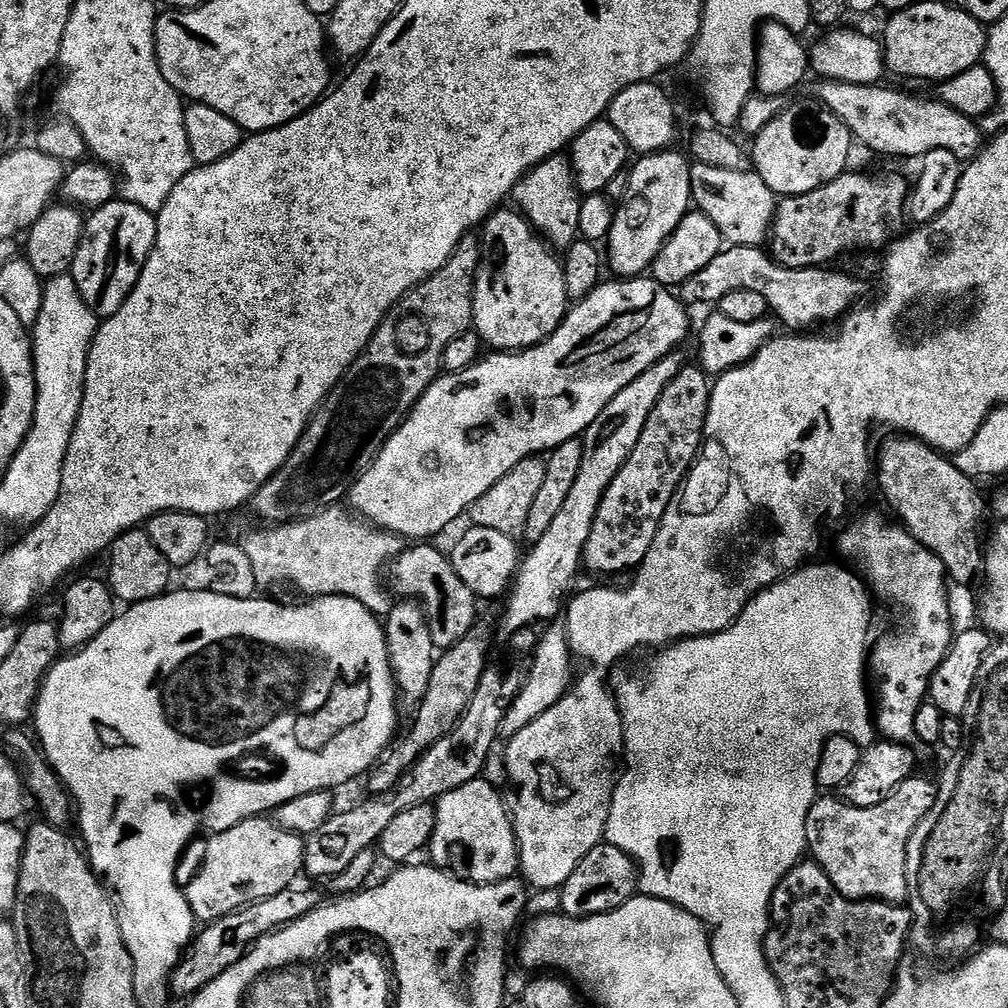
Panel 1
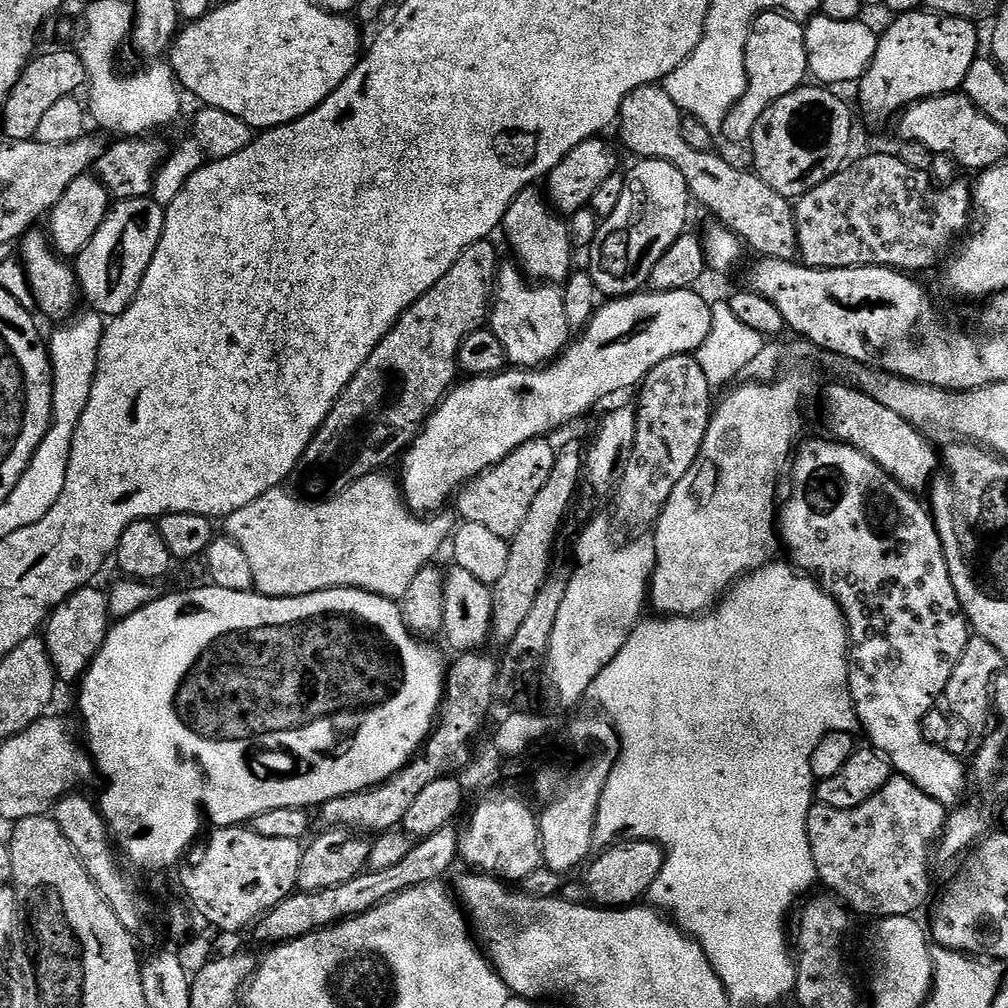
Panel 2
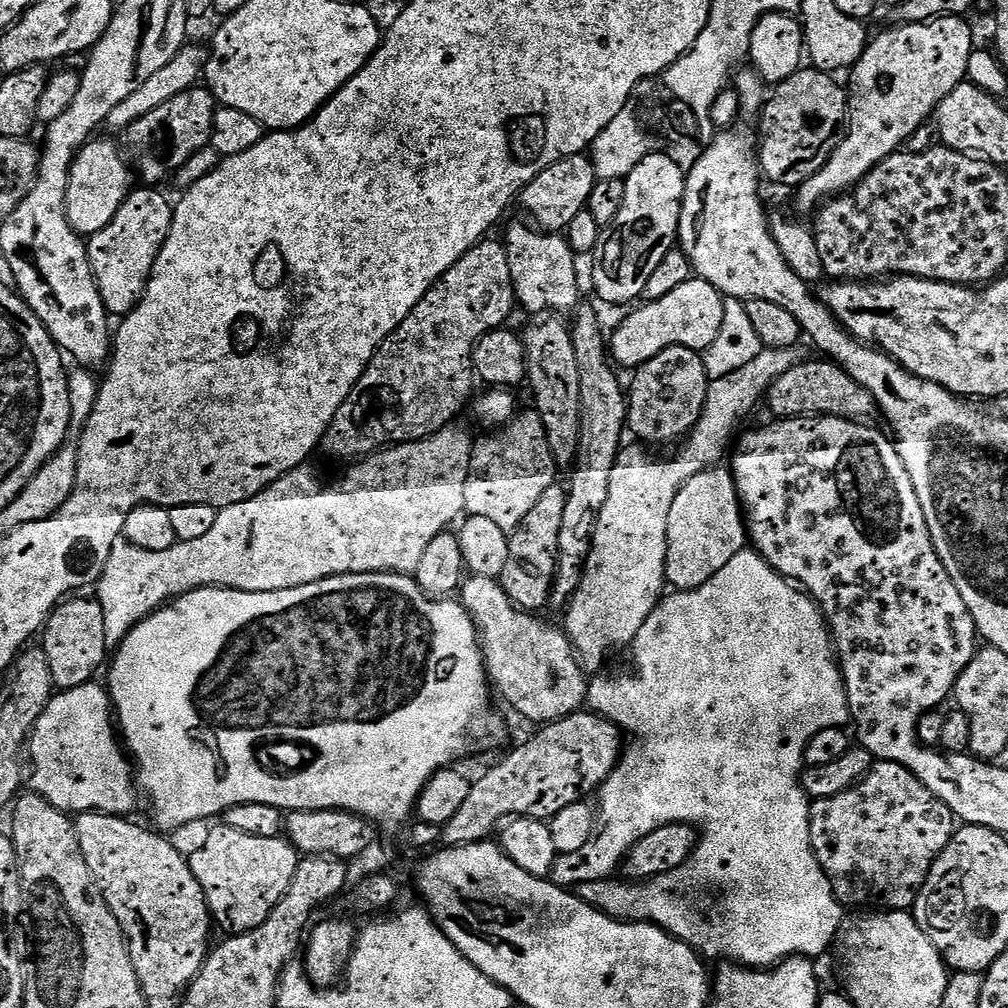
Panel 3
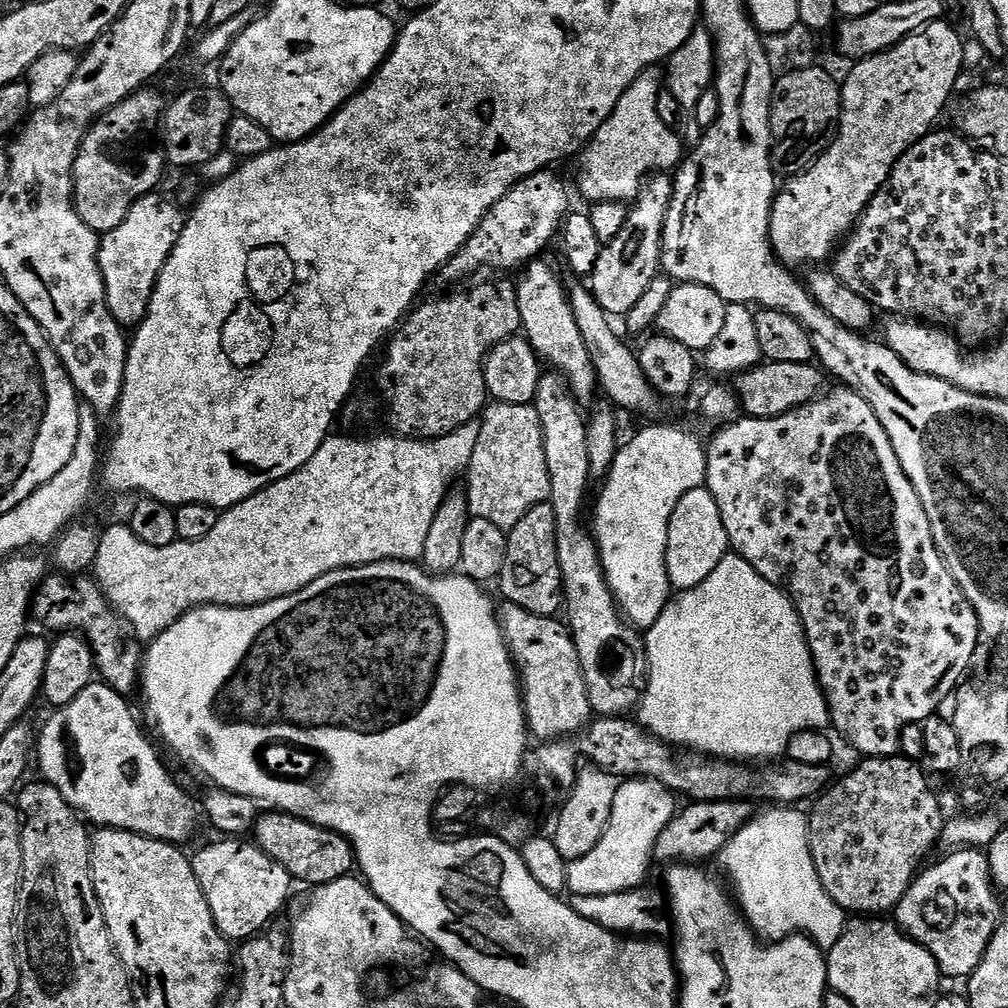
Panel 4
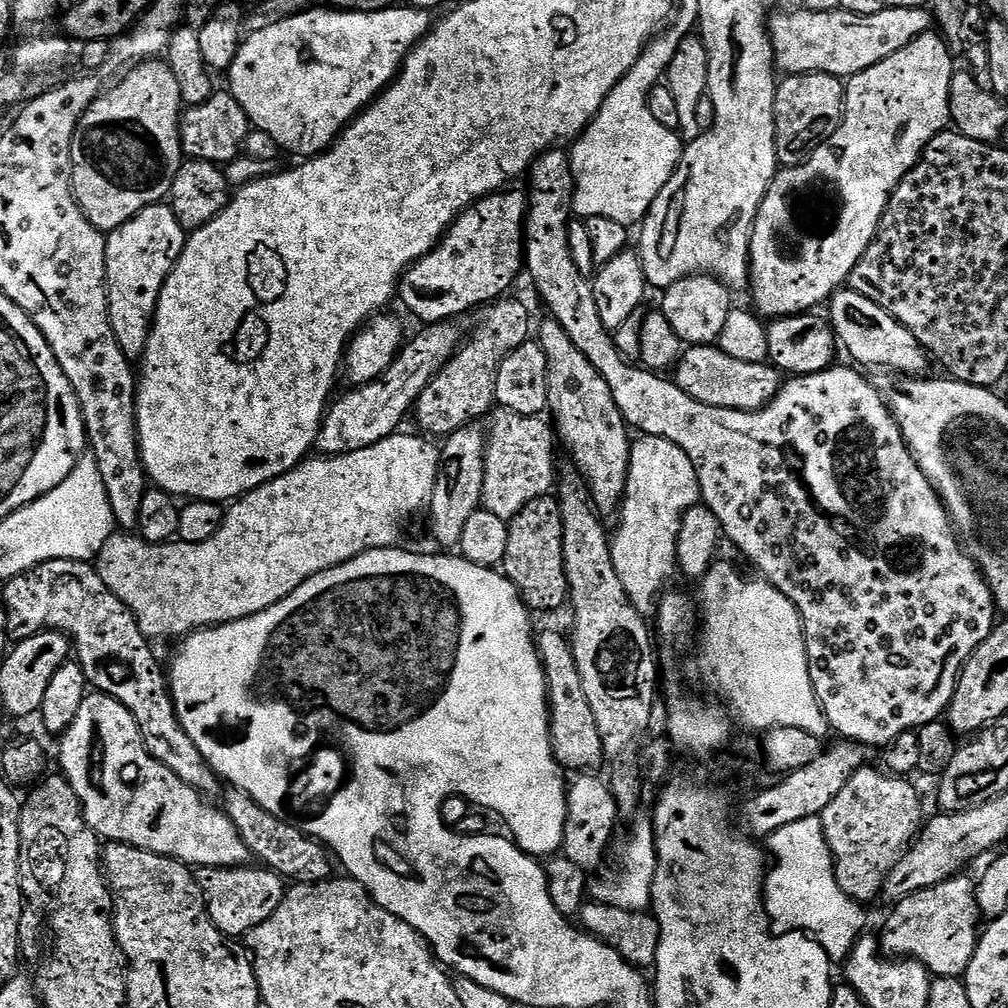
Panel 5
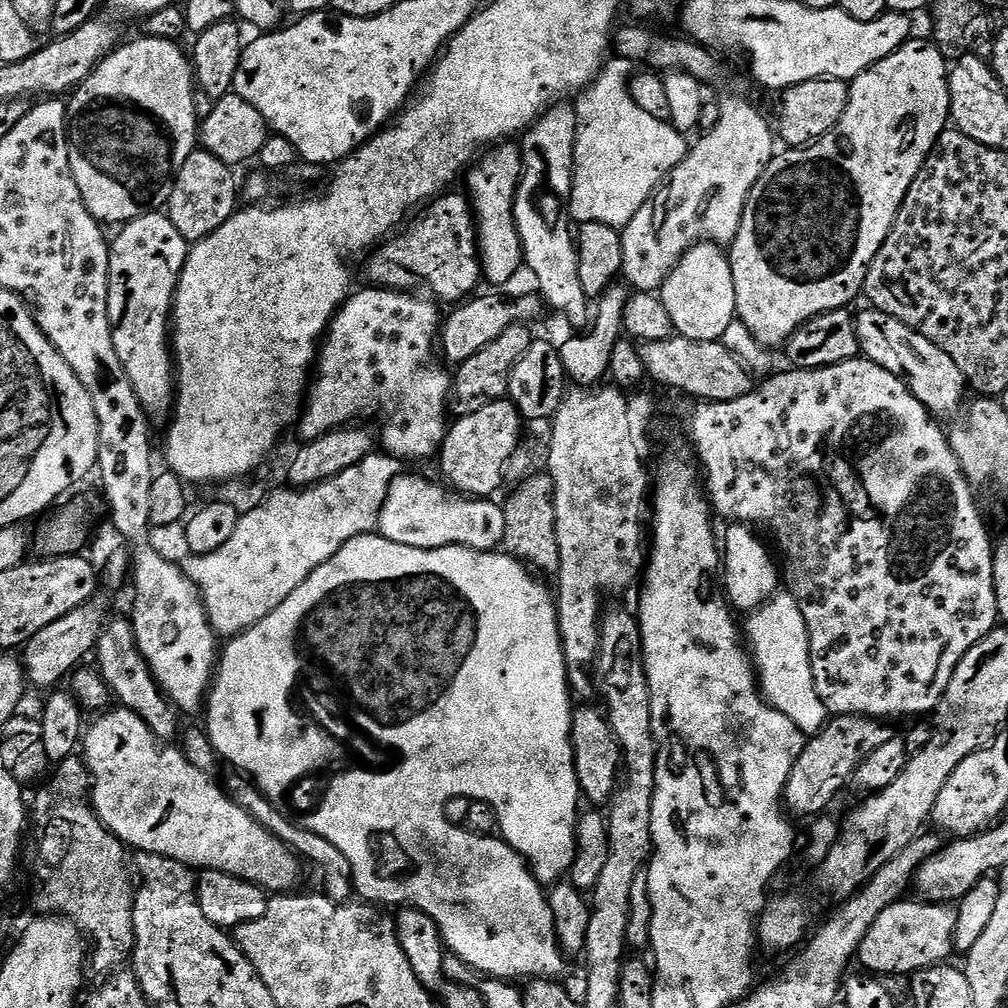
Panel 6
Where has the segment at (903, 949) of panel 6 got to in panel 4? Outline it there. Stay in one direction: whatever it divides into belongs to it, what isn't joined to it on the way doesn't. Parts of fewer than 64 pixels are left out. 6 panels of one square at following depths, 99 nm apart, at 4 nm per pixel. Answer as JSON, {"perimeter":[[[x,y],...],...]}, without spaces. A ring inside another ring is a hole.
{"perimeter":[[[961,849],[951,851],[941,864],[931,864],[929,863],[909,886],[908,893],[894,909],[894,920],[905,936],[930,952],[945,977],[967,978],[978,966],[978,962],[982,962],[992,941],[993,930],[1000,925],[1002,915],[1000,900],[996,897],[998,892],[990,874],[988,857],[980,850]]]}

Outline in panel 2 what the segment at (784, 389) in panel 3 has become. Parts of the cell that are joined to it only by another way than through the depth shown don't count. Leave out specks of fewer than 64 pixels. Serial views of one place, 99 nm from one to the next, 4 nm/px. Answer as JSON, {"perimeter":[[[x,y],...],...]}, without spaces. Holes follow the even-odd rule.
{"perimeter":[[[851,383],[832,384],[824,392],[824,412],[828,415],[828,428],[837,441],[857,448],[866,454],[888,476],[893,476],[910,493],[920,494],[933,483],[937,475],[938,452],[931,448],[929,437],[919,432],[906,418],[894,414],[882,402],[874,402],[865,392]]]}

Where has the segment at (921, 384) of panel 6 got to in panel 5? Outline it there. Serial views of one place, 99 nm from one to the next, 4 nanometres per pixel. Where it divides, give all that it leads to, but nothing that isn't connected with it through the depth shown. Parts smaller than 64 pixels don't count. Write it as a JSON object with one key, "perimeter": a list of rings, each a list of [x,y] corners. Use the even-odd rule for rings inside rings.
{"perimeter":[[[843,288],[832,295],[828,307],[828,320],[836,332],[837,341],[843,349],[845,346],[847,352],[857,361],[854,361],[857,365],[880,365],[886,367],[883,369],[913,378],[927,373],[925,371],[928,364],[930,365],[930,357],[914,338],[913,332],[906,330],[888,311],[870,301],[870,298],[865,298],[852,289]]]}

